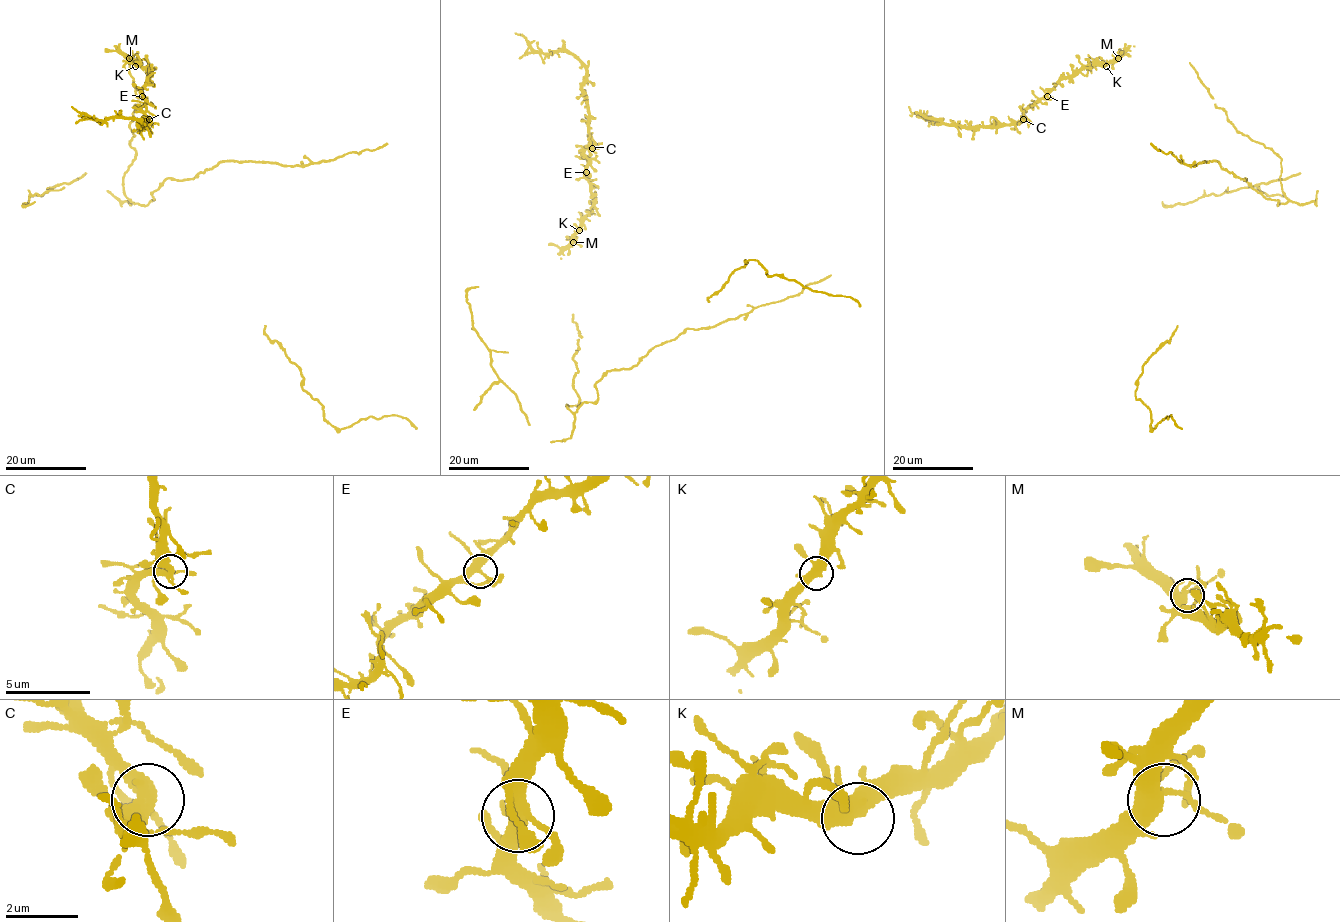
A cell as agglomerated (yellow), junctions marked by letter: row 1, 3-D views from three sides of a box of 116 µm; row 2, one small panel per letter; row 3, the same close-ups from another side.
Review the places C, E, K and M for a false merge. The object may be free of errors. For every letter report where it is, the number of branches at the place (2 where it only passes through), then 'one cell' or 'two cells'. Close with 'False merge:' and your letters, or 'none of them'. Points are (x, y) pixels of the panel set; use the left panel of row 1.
C: place (149, 119); branches 4; one cell
E: place (142, 96); branches 4; one cell
K: place (135, 66); branches 4; one cell
M: place (129, 58); branches 4; one cell
False merge: none of them

